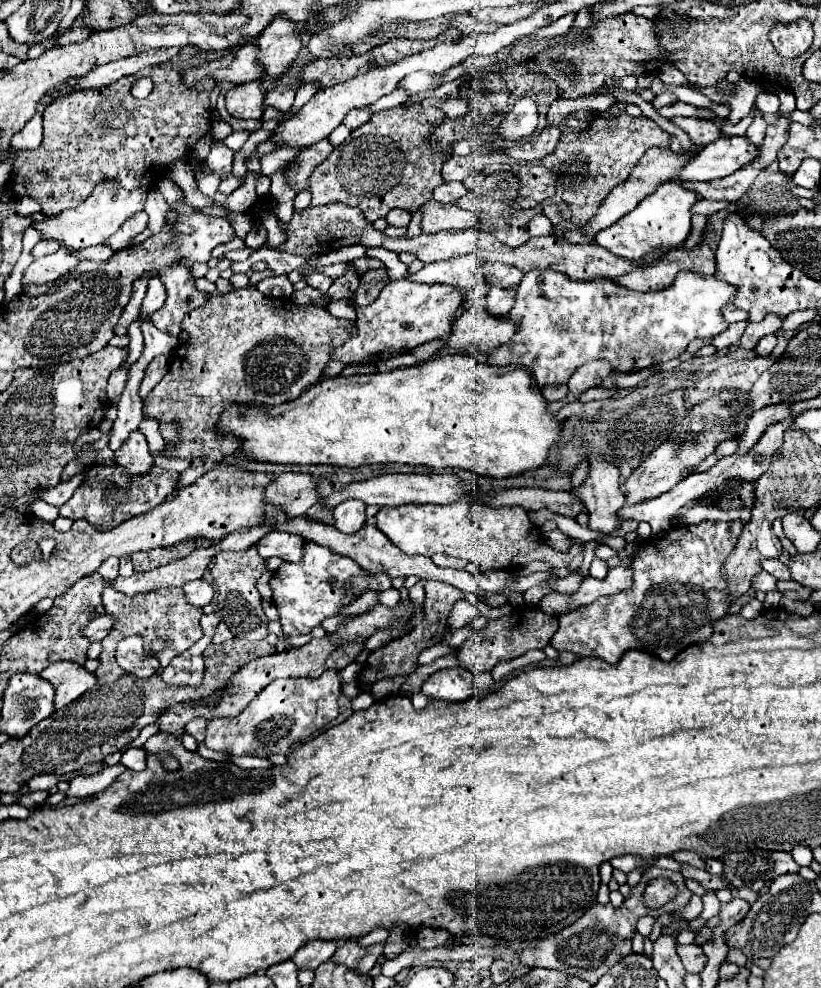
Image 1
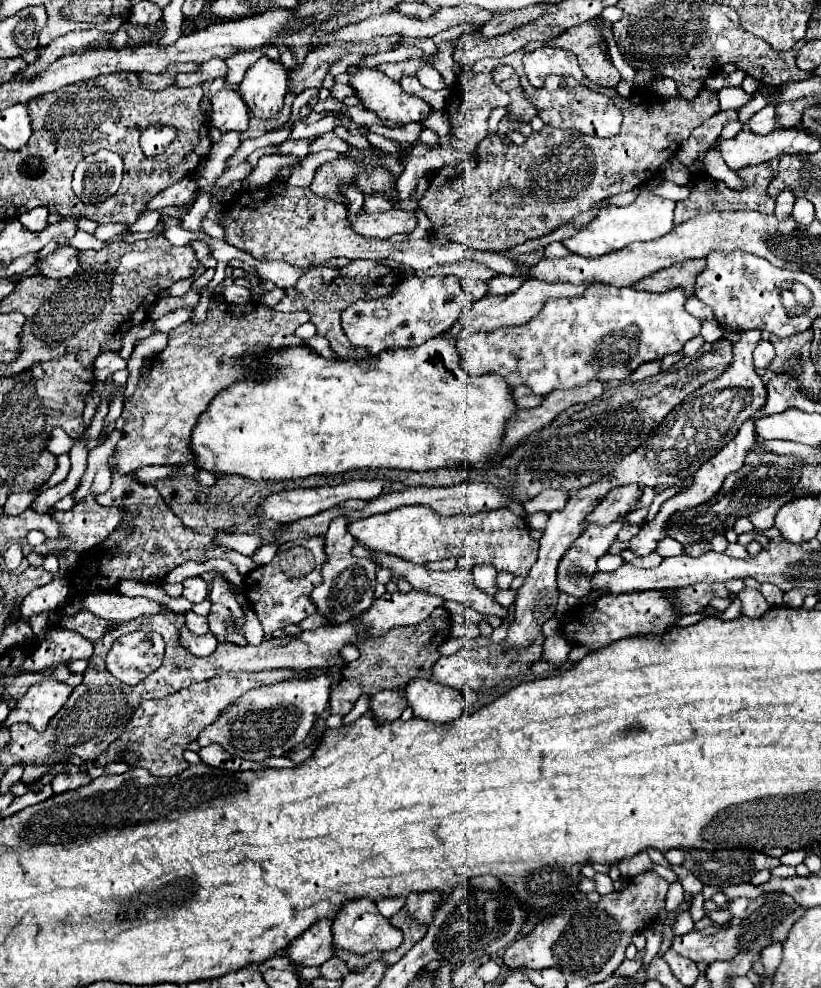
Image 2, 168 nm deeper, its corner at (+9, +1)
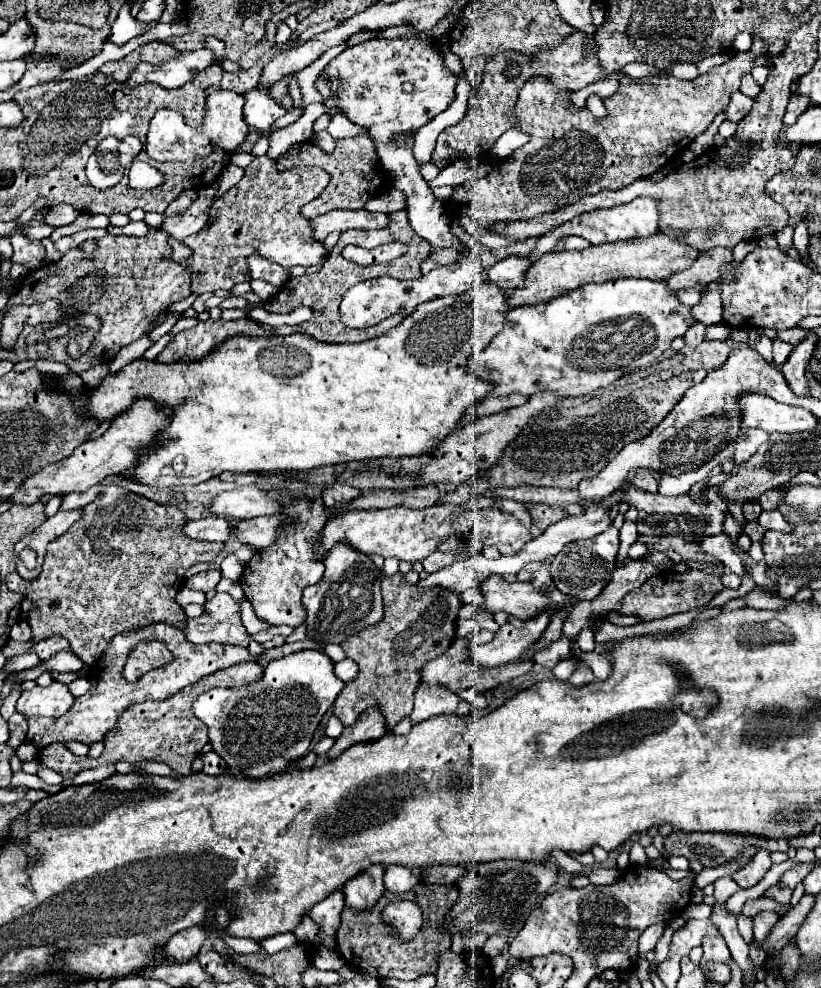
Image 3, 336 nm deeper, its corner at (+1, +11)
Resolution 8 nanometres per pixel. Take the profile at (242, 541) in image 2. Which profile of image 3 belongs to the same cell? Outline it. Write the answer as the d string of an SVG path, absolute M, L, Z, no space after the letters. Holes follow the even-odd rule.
M210 517L210 519L200 519L200 521L186 521L184 525L184 533L190 539L196 541L214 541L214 543L224 543L230 533L230 521L228 519L220 519L220 517Z

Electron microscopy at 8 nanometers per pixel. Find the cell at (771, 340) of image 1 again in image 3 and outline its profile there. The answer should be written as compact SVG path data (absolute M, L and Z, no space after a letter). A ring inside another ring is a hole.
M774 339L774 361L776 361L778 367L788 359L790 351L792 351L792 345L790 343L784 343L780 339Z

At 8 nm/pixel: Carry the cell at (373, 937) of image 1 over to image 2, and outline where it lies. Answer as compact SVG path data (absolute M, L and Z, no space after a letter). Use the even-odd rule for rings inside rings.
M396 897L396 899L380 899L378 903L376 903L376 907L378 907L378 911L380 911L380 915L384 915L384 917L394 917L394 913L396 911L400 911L402 907L404 907L404 899L402 897Z

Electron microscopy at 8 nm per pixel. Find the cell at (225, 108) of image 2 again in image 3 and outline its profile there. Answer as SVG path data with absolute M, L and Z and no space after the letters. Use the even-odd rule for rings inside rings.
M214 91L206 101L206 115L202 125L194 129L179 119L179 113L172 110L158 110L150 121L146 135L146 153L154 161L188 161L198 157L208 157L212 151L222 149L224 153L234 153L246 139L248 127L242 115L244 97L234 91Z

